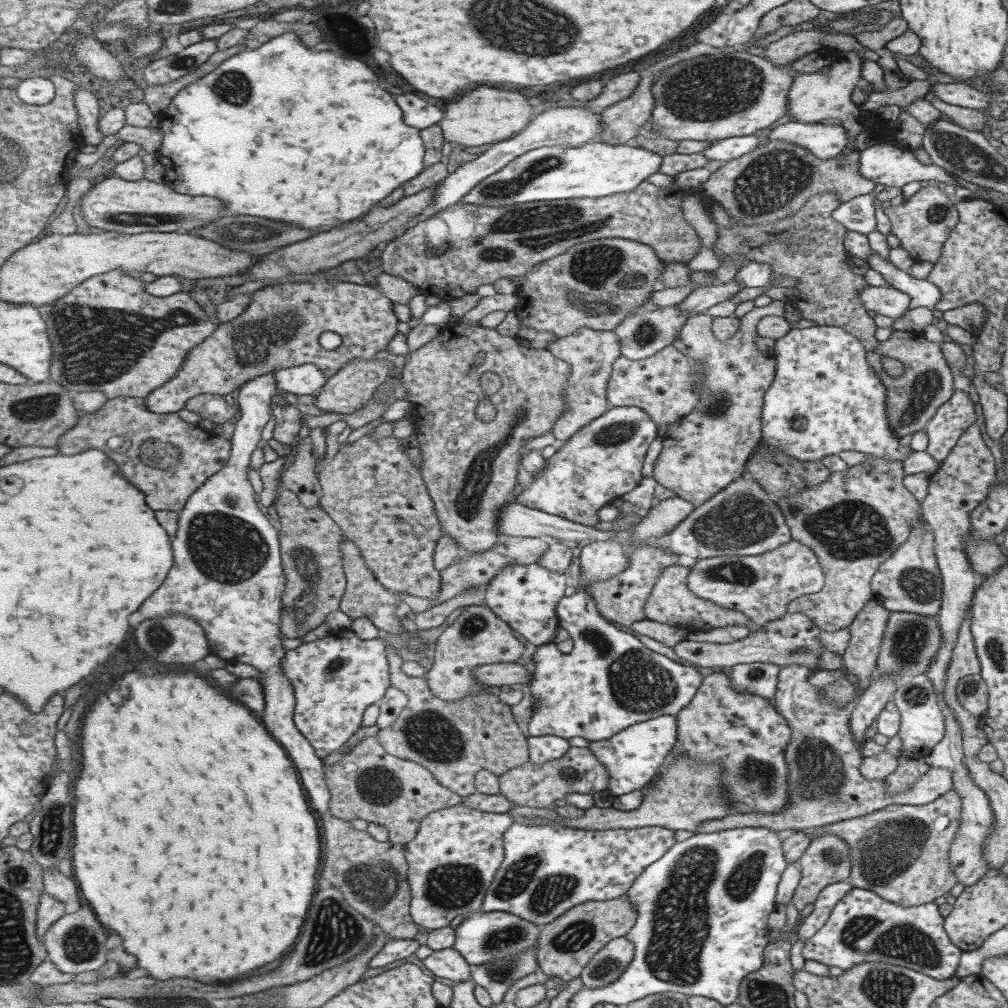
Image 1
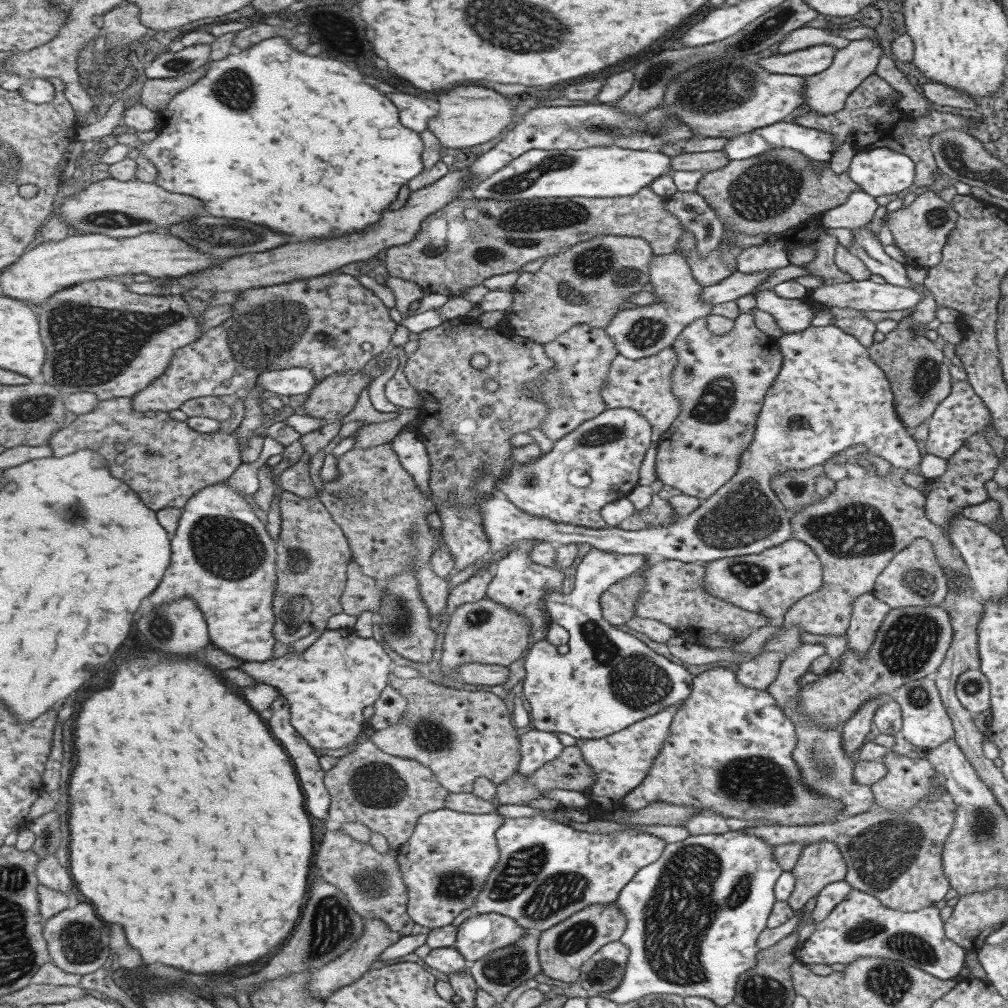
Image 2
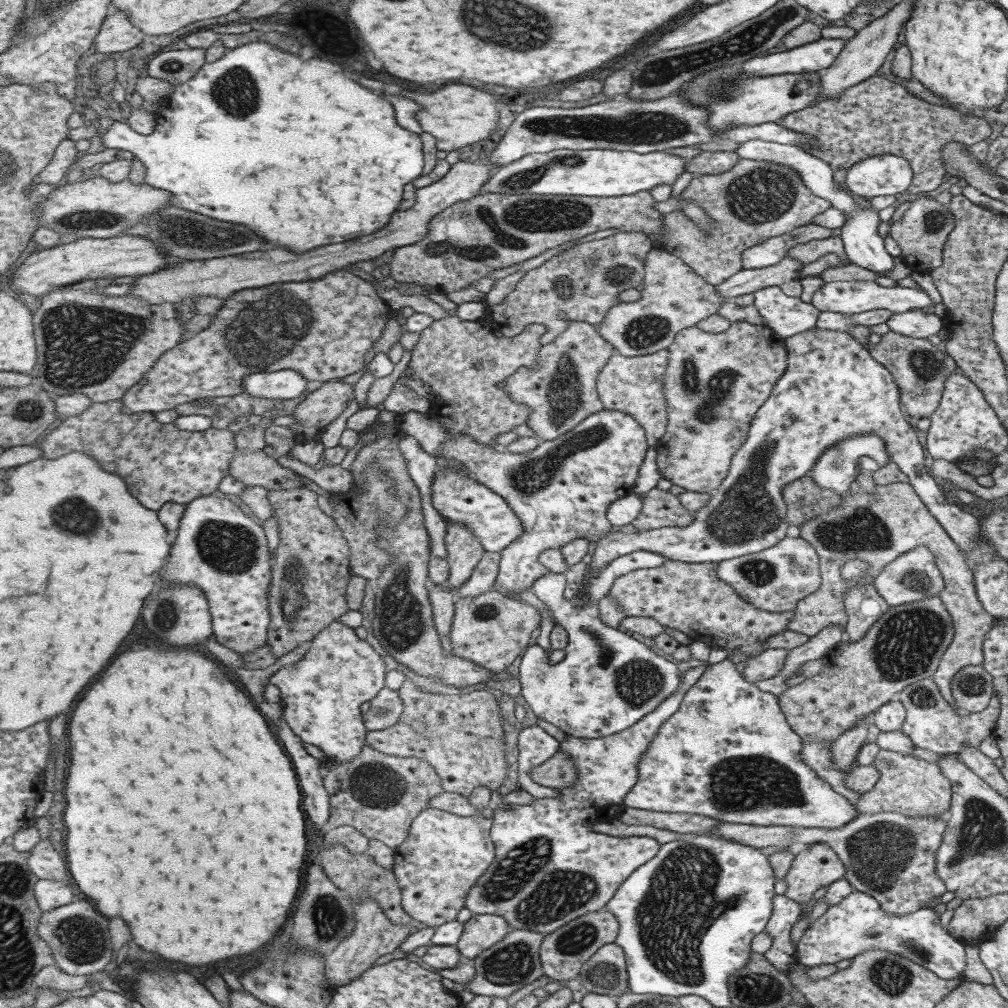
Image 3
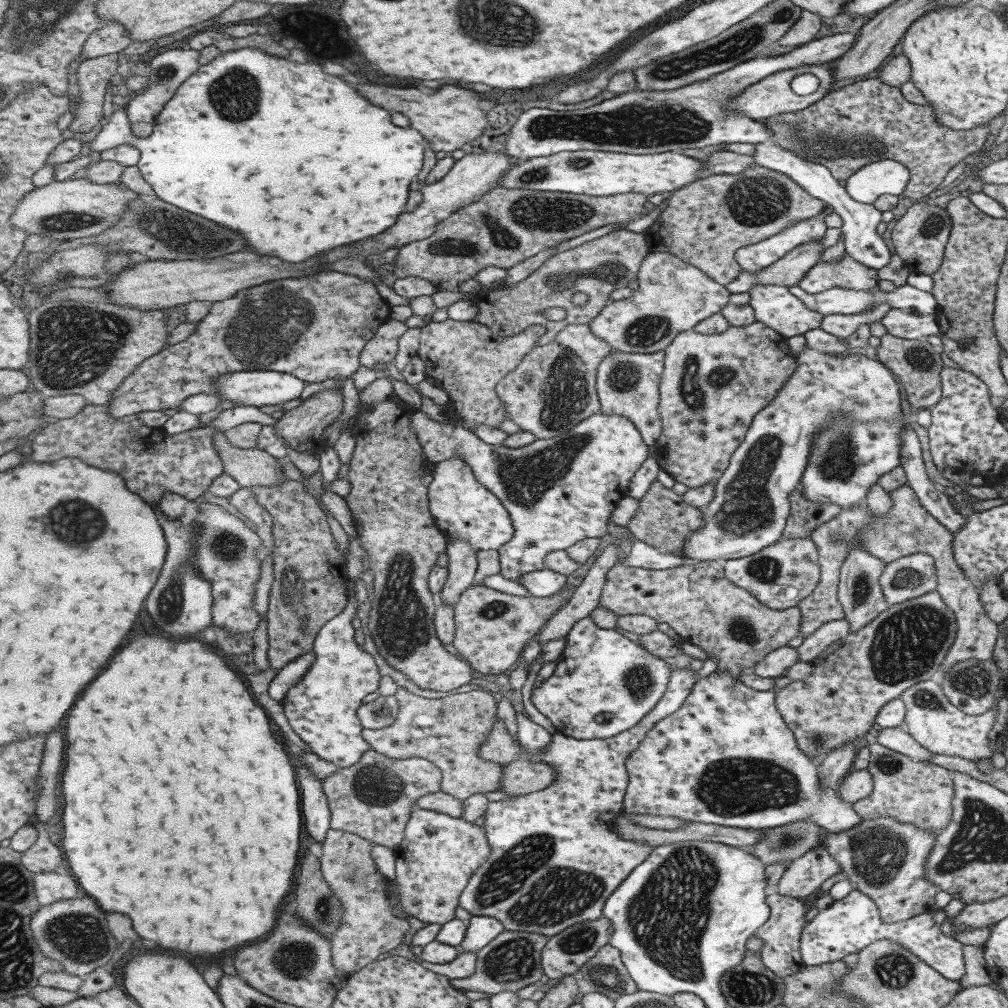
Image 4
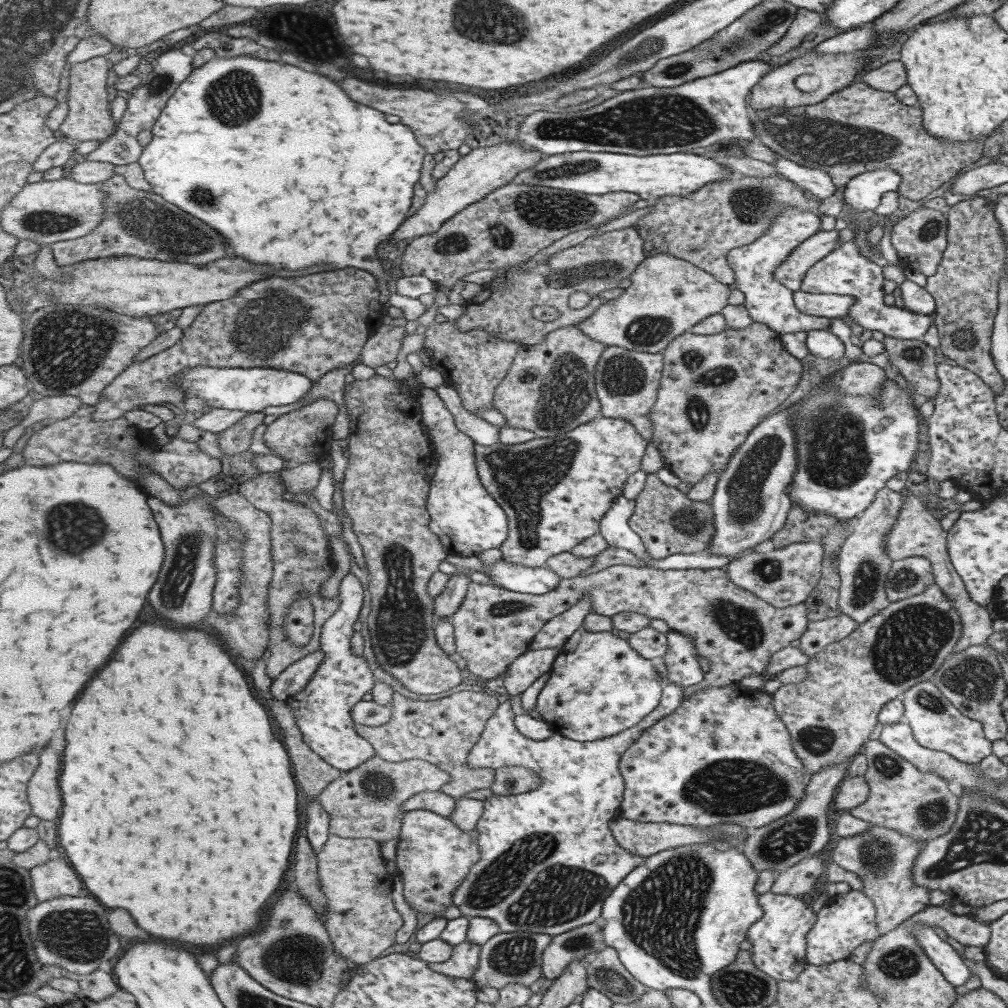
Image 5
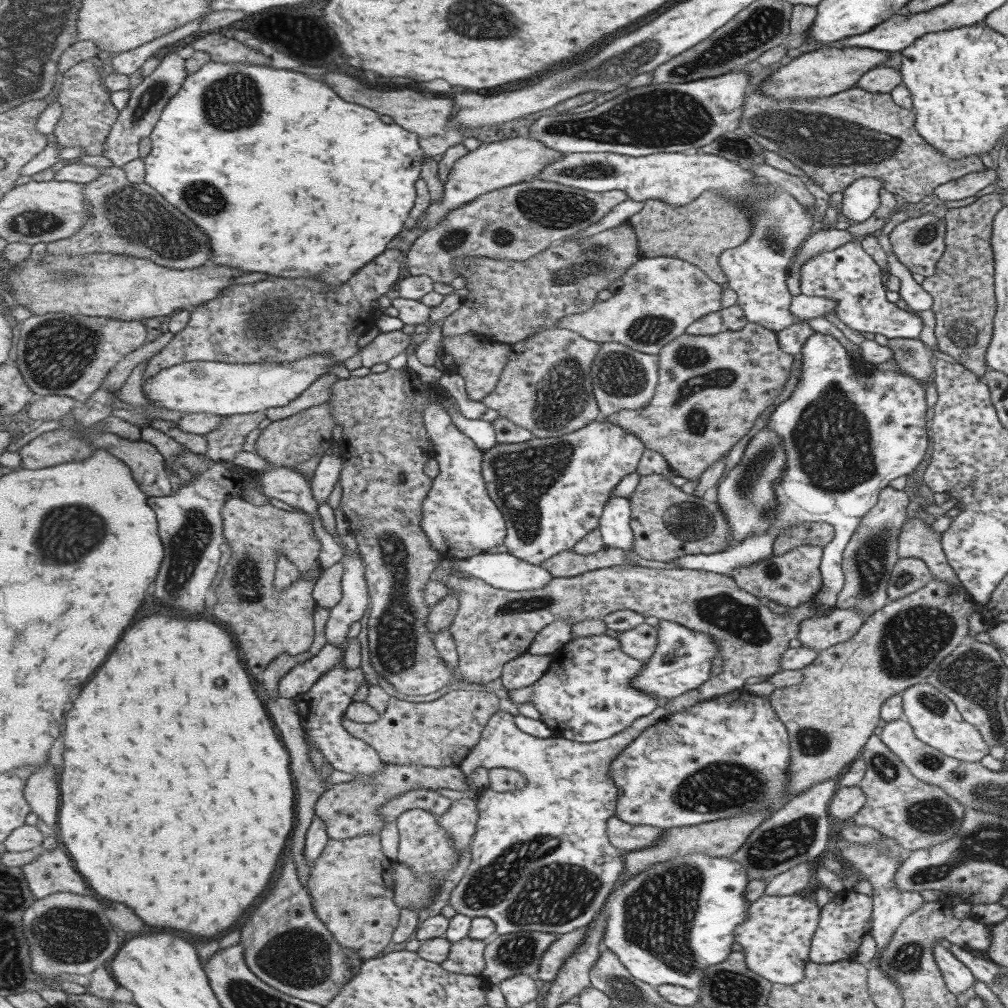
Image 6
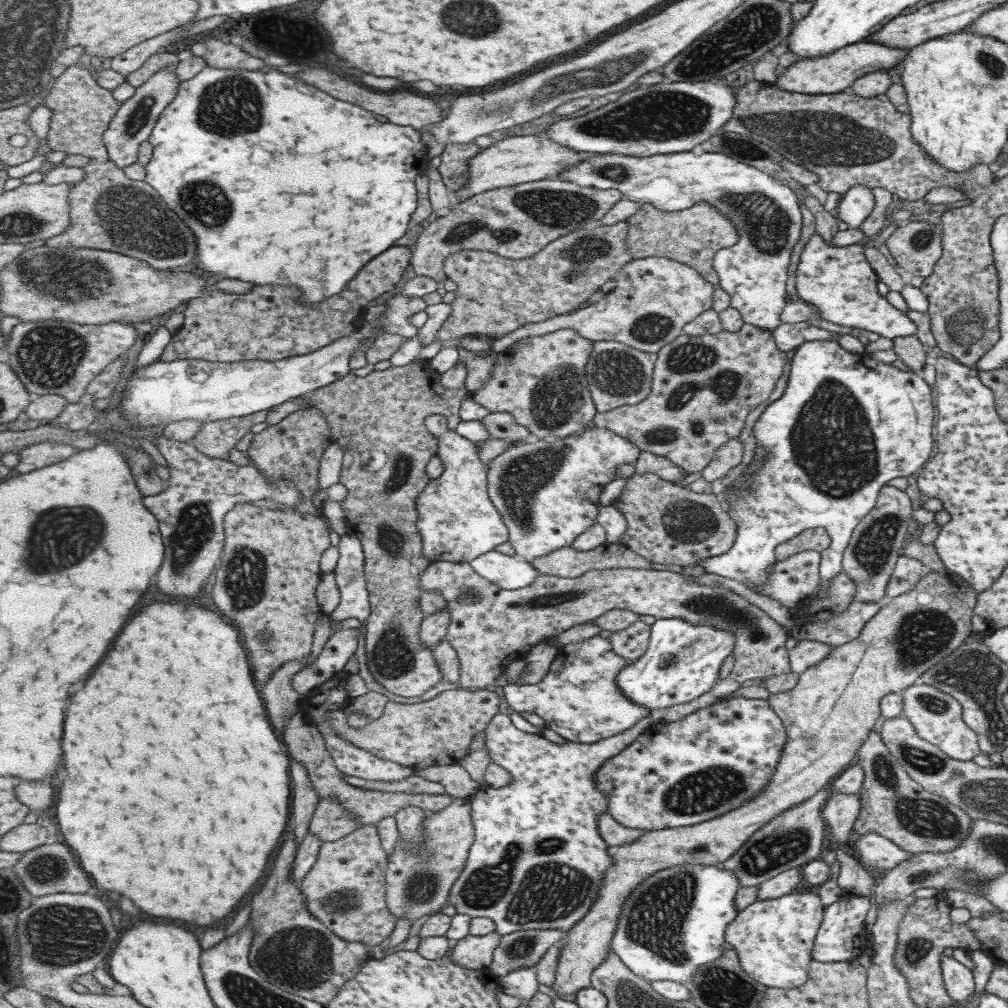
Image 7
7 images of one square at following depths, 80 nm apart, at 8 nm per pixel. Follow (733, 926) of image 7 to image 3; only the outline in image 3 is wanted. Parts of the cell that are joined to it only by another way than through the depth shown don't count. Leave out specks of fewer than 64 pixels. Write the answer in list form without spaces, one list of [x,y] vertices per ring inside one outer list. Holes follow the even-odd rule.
[[[783,895],[771,897],[772,909],[765,923],[764,932],[771,936],[771,946],[763,955],[779,972],[789,973],[797,963],[797,946],[791,940],[792,926],[801,914],[798,902]]]

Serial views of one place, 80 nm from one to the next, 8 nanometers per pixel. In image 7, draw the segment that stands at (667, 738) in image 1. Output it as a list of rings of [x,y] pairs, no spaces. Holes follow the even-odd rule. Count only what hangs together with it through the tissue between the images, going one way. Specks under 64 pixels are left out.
[[[499,713],[489,723],[488,729],[484,731],[485,738],[487,738],[487,750],[489,750],[489,756],[491,756],[492,763],[503,766],[507,771],[513,775],[513,782],[503,788],[494,788],[489,785],[482,786],[475,796],[468,798],[473,804],[472,819],[476,825],[476,841],[473,843],[470,855],[468,858],[468,865],[464,869],[464,873],[458,879],[458,882],[453,885],[450,892],[450,904],[459,913],[468,914],[472,918],[490,918],[496,922],[497,932],[505,936],[511,932],[517,932],[520,930],[549,930],[549,929],[561,929],[565,932],[571,930],[579,921],[583,921],[587,916],[589,909],[592,908],[593,903],[599,896],[601,887],[605,882],[605,874],[609,869],[613,868],[613,857],[609,853],[609,844],[605,842],[603,834],[600,833],[600,815],[611,814],[609,813],[609,799],[607,795],[603,793],[603,790],[596,785],[597,772],[601,770],[601,766],[611,760],[613,756],[621,752],[623,748],[626,748],[637,735],[642,734],[642,727],[649,727],[649,723],[646,723],[648,718],[646,717],[642,723],[635,724],[632,729],[623,730],[619,734],[615,734],[610,738],[601,740],[592,744],[581,744],[577,742],[567,741],[567,743],[561,745],[551,742],[547,738],[544,738],[542,734],[531,734],[517,729],[514,722],[511,722],[509,715],[505,713]]]

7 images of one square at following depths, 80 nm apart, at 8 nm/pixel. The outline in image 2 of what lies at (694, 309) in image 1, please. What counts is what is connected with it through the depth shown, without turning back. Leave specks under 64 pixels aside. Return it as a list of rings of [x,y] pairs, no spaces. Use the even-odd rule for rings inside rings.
[[[734,271],[719,283],[701,289],[699,300],[712,305],[730,302],[750,294],[753,289],[763,284],[771,272],[743,273]]]

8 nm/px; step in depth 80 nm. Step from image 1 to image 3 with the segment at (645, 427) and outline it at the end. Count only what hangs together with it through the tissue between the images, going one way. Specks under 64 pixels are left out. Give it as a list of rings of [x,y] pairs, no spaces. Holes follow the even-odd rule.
[[[607,409],[586,418],[555,440],[542,441],[534,451],[525,454],[498,451],[474,441],[469,434],[457,436],[428,413],[406,413],[402,429],[404,435],[419,440],[431,456],[442,454],[464,462],[479,483],[506,498],[520,515],[525,535],[502,550],[500,573],[493,588],[517,599],[520,599],[517,590],[530,590],[535,580],[549,574],[540,561],[546,550],[561,549],[587,535],[601,537],[615,530],[608,519],[609,507],[614,500],[633,494],[635,477],[649,448],[643,426],[632,415]]]

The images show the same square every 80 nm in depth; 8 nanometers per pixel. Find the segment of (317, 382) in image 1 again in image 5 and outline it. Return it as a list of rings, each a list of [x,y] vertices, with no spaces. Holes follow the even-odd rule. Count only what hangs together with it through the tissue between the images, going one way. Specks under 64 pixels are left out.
[[[202,366],[189,369],[180,376],[186,398],[204,399],[207,408],[261,412],[267,406],[287,406],[299,402],[314,382],[304,374],[272,368],[219,368]]]

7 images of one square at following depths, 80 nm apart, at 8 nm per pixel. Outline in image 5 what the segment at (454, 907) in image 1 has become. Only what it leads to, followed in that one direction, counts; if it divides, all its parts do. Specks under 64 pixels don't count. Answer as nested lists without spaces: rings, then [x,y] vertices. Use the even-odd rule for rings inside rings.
[[[422,809],[404,814],[395,861],[403,882],[403,895],[414,910],[435,913],[435,919],[445,916],[445,910],[455,904],[456,892],[480,858],[479,838],[473,838],[447,815]]]

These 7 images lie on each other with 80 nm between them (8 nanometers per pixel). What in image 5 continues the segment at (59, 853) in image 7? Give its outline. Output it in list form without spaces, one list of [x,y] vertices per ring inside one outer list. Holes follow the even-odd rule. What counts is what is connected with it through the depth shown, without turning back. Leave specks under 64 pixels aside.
[[[63,856],[48,860],[30,870],[32,885],[40,902],[62,896],[81,896],[85,890],[81,876]]]

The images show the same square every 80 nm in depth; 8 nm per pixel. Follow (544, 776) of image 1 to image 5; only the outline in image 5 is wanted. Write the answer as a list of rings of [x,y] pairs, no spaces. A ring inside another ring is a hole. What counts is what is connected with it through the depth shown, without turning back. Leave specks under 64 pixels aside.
[[[523,766],[500,767],[496,770],[496,781],[491,788],[496,796],[527,794],[531,790],[537,790],[542,783],[542,778],[535,771]]]

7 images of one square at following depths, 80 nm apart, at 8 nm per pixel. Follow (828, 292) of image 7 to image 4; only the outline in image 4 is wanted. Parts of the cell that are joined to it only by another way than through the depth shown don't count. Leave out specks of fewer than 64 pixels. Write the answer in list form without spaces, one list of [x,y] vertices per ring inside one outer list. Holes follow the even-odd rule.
[[[841,254],[835,262],[817,262],[799,281],[797,286],[807,294],[821,293],[839,287],[853,291],[873,291],[877,285],[877,270],[867,268]],[[891,309],[878,323],[885,327],[886,334],[901,339],[917,340],[939,334],[937,318],[936,313],[917,315]]]

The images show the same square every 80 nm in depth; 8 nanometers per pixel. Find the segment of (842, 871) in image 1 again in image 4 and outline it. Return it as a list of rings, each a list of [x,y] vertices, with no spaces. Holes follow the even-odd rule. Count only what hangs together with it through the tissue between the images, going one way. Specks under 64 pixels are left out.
[[[823,846],[815,847],[787,865],[773,891],[791,898],[805,898],[839,872],[841,867],[826,849]]]

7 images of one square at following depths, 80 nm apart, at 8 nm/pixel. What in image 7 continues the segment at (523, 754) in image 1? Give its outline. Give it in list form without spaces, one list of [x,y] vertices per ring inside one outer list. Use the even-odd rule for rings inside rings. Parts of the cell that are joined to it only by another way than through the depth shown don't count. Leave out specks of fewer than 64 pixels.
[[[460,688],[441,691],[436,697],[419,703],[389,701],[381,718],[361,728],[353,728],[348,723],[344,710],[331,713],[332,726],[343,739],[383,760],[421,769],[435,765],[460,765],[468,757],[473,740],[484,733],[499,714],[499,696],[486,689],[465,691]]]

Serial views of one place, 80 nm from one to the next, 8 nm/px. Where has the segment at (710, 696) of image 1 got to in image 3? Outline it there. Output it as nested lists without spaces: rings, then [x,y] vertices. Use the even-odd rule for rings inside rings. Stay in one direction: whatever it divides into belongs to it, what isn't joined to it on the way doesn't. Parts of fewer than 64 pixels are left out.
[[[728,658],[714,665],[705,665],[701,676],[690,686],[681,699],[679,708],[666,718],[659,726],[657,734],[653,735],[651,746],[641,754],[637,762],[637,781],[629,789],[627,795],[622,799],[623,805],[629,809],[643,811],[654,811],[659,813],[682,813],[699,816],[707,816],[731,824],[744,824],[751,826],[793,826],[801,828],[829,828],[835,829],[847,824],[857,815],[854,808],[843,796],[835,794],[831,787],[819,780],[809,766],[805,766],[799,758],[801,741],[799,735],[795,734],[788,725],[784,714],[780,711],[777,698],[774,694],[759,690],[754,684],[748,683],[741,678],[742,674],[737,672],[733,663]]]

